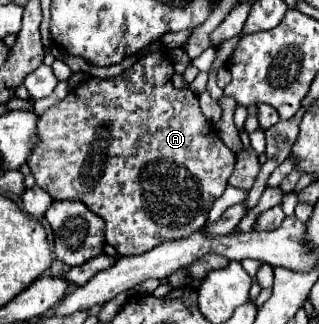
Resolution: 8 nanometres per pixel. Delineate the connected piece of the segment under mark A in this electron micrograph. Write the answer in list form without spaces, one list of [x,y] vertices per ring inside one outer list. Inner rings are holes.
[[[146,48],[140,52],[144,56],[140,60],[136,60],[122,74],[118,74],[114,78],[88,78],[78,88],[72,88],[62,102],[48,108],[38,118],[38,126],[36,126],[38,142],[36,142],[36,148],[32,150],[32,154],[28,156],[28,166],[36,178],[36,184],[40,188],[44,188],[54,200],[82,200],[92,212],[96,212],[104,220],[104,238],[110,246],[116,248],[116,252],[120,256],[144,254],[166,240],[180,240],[184,236],[190,236],[192,232],[202,230],[202,226],[208,220],[208,210],[210,210],[212,202],[226,190],[228,178],[230,178],[230,174],[234,170],[234,162],[236,162],[236,154],[224,146],[224,142],[218,138],[214,126],[204,118],[200,104],[198,104],[198,94],[194,94],[188,88],[186,90],[174,88],[174,84],[172,84],[174,64],[168,60],[168,52],[166,50],[148,52]]]

